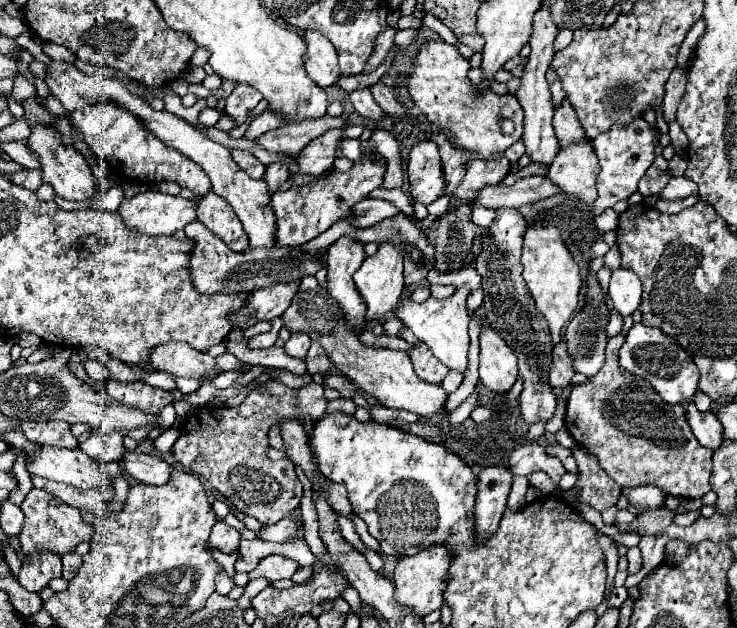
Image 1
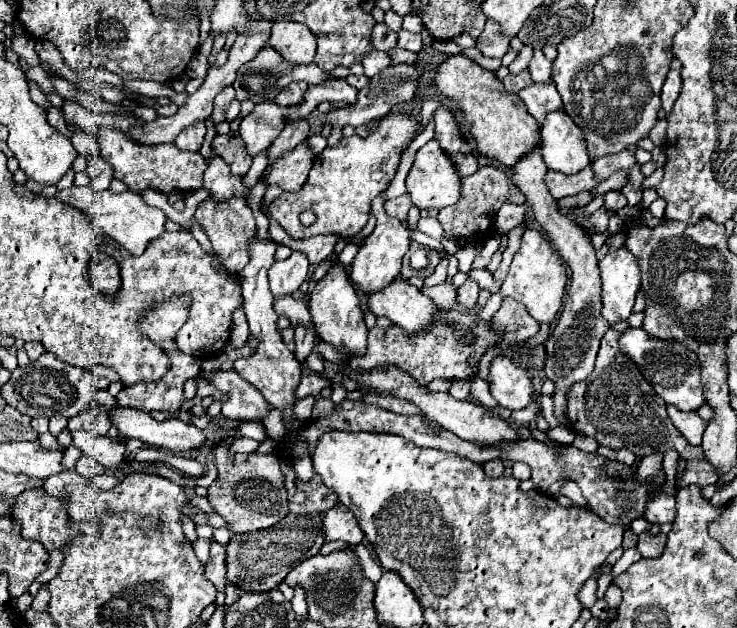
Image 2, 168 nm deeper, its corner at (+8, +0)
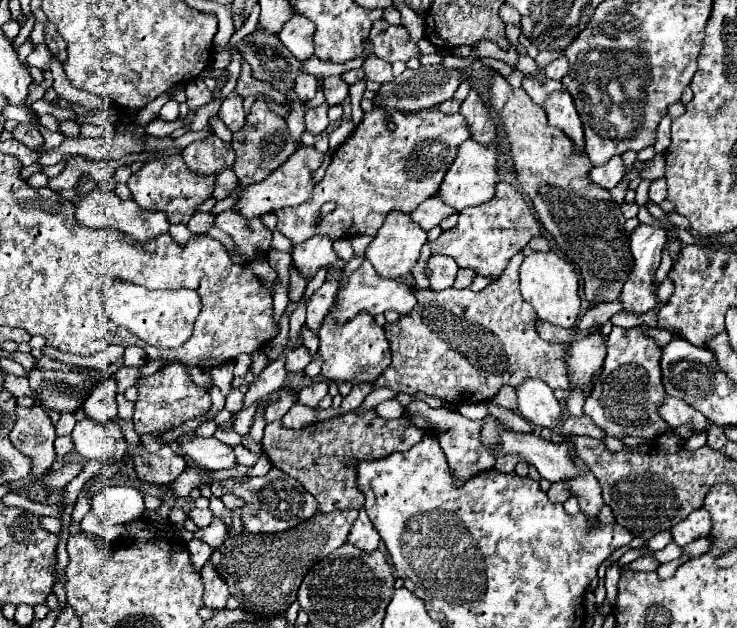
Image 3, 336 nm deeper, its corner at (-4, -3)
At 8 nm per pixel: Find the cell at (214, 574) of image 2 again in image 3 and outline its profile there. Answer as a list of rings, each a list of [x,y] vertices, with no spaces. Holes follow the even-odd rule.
[[[206,563],[202,567],[202,579],[204,579],[204,607],[222,611],[226,607],[226,601],[230,597],[226,583],[222,581],[222,577],[218,575],[218,571]]]

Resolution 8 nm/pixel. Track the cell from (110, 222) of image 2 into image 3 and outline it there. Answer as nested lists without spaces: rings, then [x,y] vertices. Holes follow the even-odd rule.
[[[94,187],[90,193],[82,195],[80,201],[76,203],[76,221],[80,225],[86,227],[94,227],[94,229],[102,229],[102,227],[112,227],[118,229],[130,237],[134,237],[136,241],[148,241],[160,233],[166,233],[170,223],[166,219],[164,213],[160,211],[144,211],[136,205],[134,199],[120,199],[116,197],[116,193],[112,191],[104,191],[100,187]]]

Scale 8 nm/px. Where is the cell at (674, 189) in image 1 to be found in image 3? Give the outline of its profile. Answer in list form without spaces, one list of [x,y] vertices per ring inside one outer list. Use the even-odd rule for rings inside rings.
[[[665,178],[656,179],[650,186],[648,197],[656,204],[661,204],[667,197],[667,184]]]

